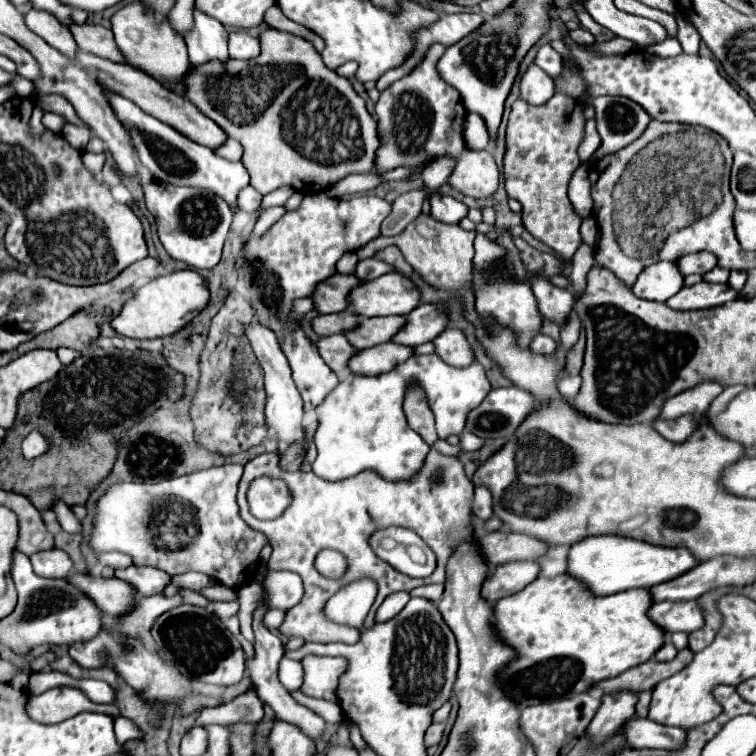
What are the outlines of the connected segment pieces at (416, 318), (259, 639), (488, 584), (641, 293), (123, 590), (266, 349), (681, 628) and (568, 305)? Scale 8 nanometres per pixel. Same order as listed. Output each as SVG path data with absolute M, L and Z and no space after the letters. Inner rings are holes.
M421 304L407 314L407 324L391 338L395 344L403 346L419 346L431 342L447 324L447 316L443 308Z
M263 596L261 606L255 610L255 616L253 616L255 656L253 656L251 660L247 660L249 676L251 676L253 684L257 686L259 698L275 710L275 716L277 716L279 720L285 720L285 722L289 722L289 724L299 726L299 728L301 728L307 736L311 736L311 738L319 738L319 736L321 736L321 732L323 732L323 728L325 728L325 720L323 720L321 716L317 716L315 712L311 712L309 708L305 708L305 706L297 704L297 702L291 698L291 694L283 688L283 684L279 682L279 676L277 676L277 664L279 664L279 660L283 658L283 644L281 644L279 636L275 636L273 632L269 632L269 630L261 624L261 616L263 616L263 612L265 612L265 610L269 610L269 606L267 606L267 600L265 600L265 596Z
M507 562L491 570L481 586L481 596L491 604L503 596L515 594L527 586L527 582L535 580L539 574L537 562Z
M657 262L639 274L633 286L633 294L643 300L667 302L681 288L683 288L683 276L679 276L679 270L675 268L675 264Z
M75 574L75 576L69 576L67 582L71 582L85 596L89 596L107 618L121 616L137 598L137 592L127 582L117 578Z
M253 320L253 322L245 324L245 334L253 346L255 356L259 358L263 372L265 372L265 392L267 392L265 426L275 436L279 450L285 450L303 440L303 400L299 396L299 390L295 388L295 382L291 380L291 370L289 370L287 358L279 346L279 342L277 342L275 332L271 328L263 326L261 322Z
M659 602L653 604L647 616L667 634L673 632L693 632L703 626L703 616L697 602Z
M531 274L531 276L533 276L531 288L533 288L533 294L537 298L539 312L547 320L551 320L559 326L567 324L567 320L571 316L571 308L573 308L573 294L569 290L553 286L545 278L541 278L539 274Z

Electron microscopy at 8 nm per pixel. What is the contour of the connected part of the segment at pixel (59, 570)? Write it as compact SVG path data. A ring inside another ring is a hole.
M61 548L35 552L31 556L31 564L33 564L33 570L43 578L65 578L73 568L71 558Z

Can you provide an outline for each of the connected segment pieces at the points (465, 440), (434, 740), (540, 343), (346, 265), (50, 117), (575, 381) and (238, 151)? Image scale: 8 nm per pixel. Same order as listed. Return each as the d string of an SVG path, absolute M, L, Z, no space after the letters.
M463 432L463 434L459 434L459 446L463 448L463 450L477 450L479 446L483 444L483 440L481 438L477 438L475 434L469 434L469 432Z
M431 724L425 732L425 746L437 746L441 742L441 734L443 734L445 724Z
M535 334L535 338L531 340L531 350L537 352L537 354L551 354L555 352L557 348L557 342L551 338L551 336L545 336L545 334Z
M345 252L341 258L339 258L339 262L337 262L337 272L343 272L343 274L351 274L353 272L353 268L355 268L355 264L357 264L357 254L355 252Z
M51 112L43 114L43 124L45 124L51 132L55 132L55 134L57 134L57 130L63 128L65 122L67 122L67 120L65 120L63 116L59 116L59 114L51 114Z
M565 376L559 380L559 392L567 400L573 400L577 396L579 388L581 388L581 376Z
M228 139L221 147L214 150L219 155L219 158L225 158L229 162L241 162L243 148L239 142Z

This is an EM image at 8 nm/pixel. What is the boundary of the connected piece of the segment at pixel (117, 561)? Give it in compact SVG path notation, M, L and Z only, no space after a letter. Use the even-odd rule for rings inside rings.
M101 554L99 564L101 566L111 566L113 570L117 570L117 568L131 566L131 558L127 554Z

